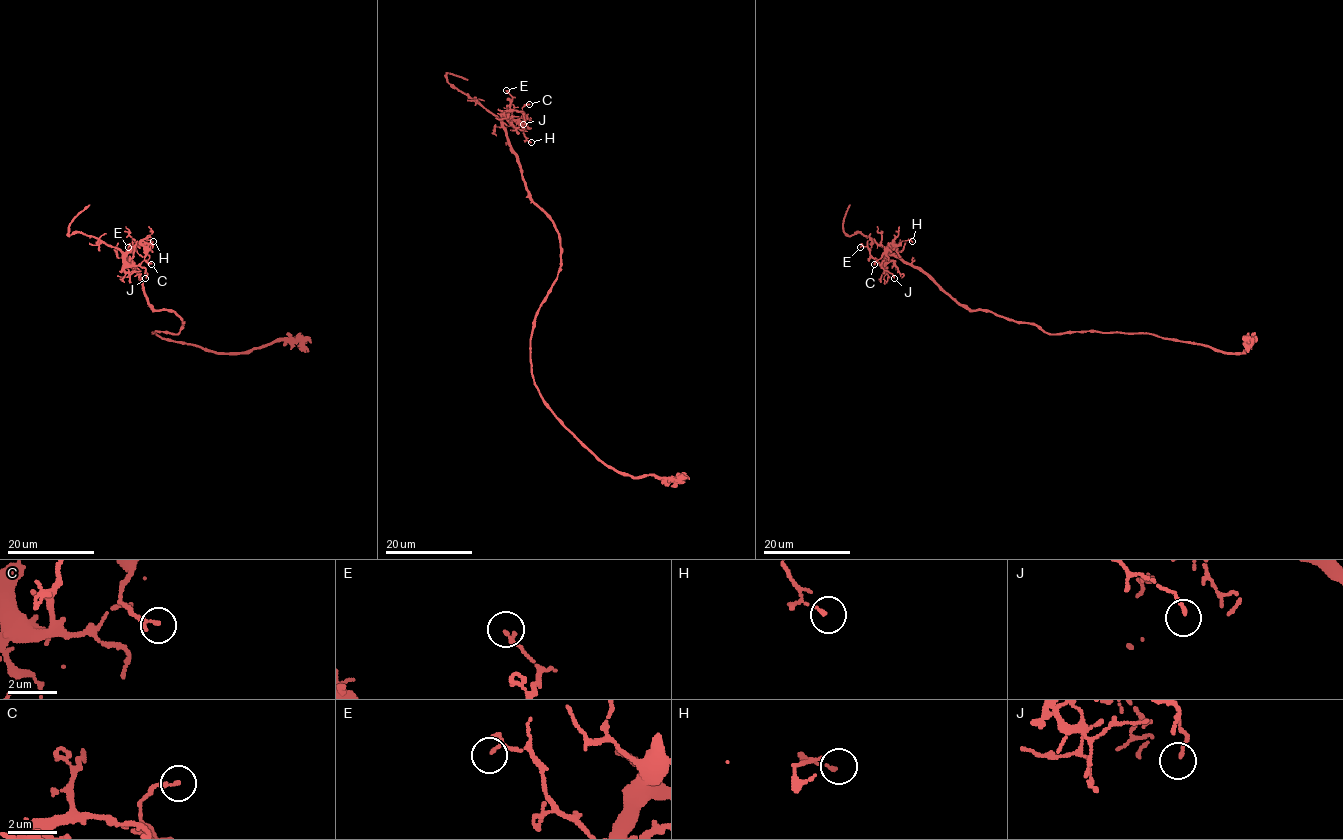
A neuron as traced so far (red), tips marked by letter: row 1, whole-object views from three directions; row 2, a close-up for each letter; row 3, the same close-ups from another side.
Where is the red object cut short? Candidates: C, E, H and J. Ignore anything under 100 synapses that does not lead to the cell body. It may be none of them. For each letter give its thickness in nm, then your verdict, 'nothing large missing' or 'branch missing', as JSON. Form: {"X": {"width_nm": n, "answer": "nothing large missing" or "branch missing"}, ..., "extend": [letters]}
{"C": {"width_nm": 170, "answer": "nothing large missing"}, "E": {"width_nm": 130, "answer": "nothing large missing"}, "H": {"width_nm": 100, "answer": "nothing large missing"}, "J": {"width_nm": 130, "answer": "nothing large missing"}, "extend": []}

